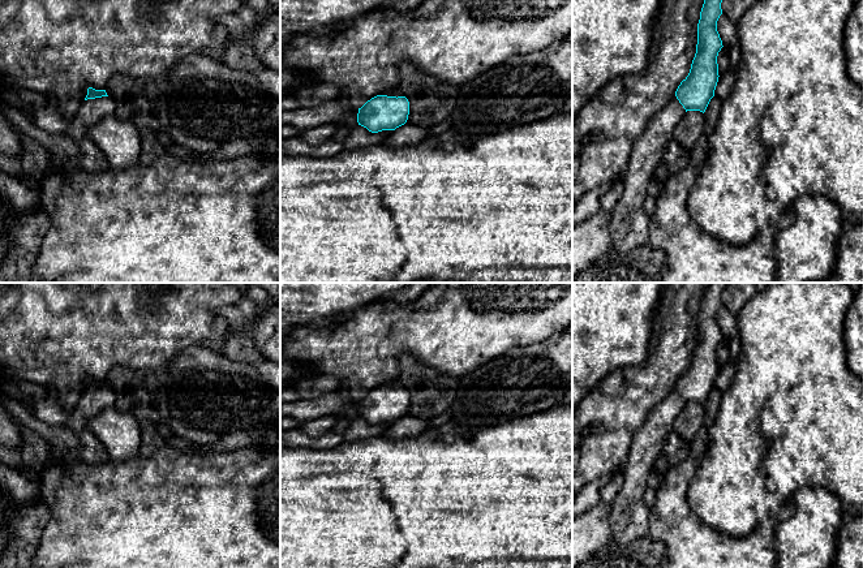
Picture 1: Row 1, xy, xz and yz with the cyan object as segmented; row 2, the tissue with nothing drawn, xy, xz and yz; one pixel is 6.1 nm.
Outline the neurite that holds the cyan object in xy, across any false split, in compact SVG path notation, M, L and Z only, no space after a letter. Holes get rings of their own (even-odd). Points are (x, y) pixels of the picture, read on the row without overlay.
M87 380L85 393L70 413L66 427L73 433L87 429L89 422L104 409L115 406L115 393L107 387L106 382Z

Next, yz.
M712 283L704 292L700 311L697 315L696 345L691 356L688 367L680 374L675 388L648 414L645 422L637 429L630 446L630 455L622 466L623 482L611 503L609 529L611 539L618 546L624 546L640 537L648 535L651 511L644 502L647 481L654 460L661 455L666 436L673 431L674 422L687 403L705 404L718 374L717 348L721 343L722 332L717 323L717 313L722 306L721 294L729 283Z

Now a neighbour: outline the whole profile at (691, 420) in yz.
M687 403L674 422L675 431L684 442L690 443L697 431L704 427L704 405L700 403Z

